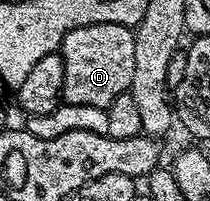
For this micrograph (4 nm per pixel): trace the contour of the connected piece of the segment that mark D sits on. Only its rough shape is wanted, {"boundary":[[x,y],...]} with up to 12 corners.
{"boundary":[[68,30],[62,99],[107,108],[135,76],[134,31]]}

